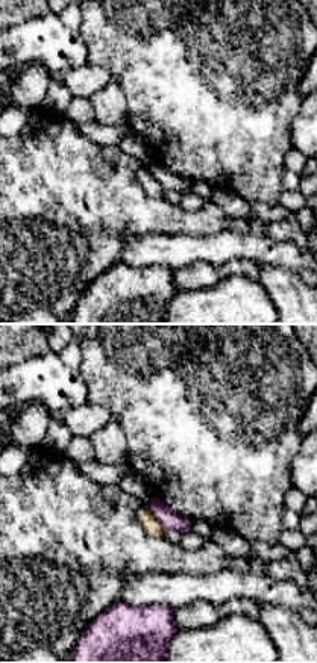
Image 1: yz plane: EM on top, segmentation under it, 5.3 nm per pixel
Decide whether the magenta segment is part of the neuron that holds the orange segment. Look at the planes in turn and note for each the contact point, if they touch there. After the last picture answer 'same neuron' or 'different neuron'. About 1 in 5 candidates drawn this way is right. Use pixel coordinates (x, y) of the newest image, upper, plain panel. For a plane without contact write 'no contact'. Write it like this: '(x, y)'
(155, 179)

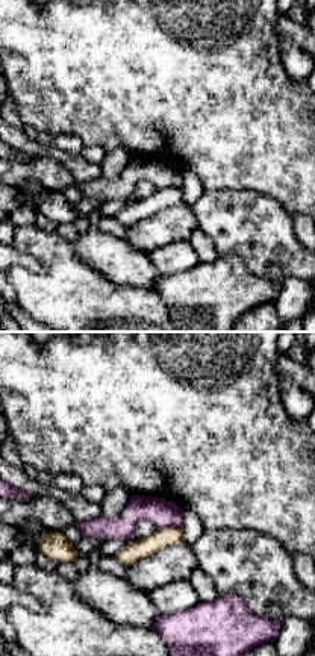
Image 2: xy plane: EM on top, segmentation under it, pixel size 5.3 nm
(170, 188)

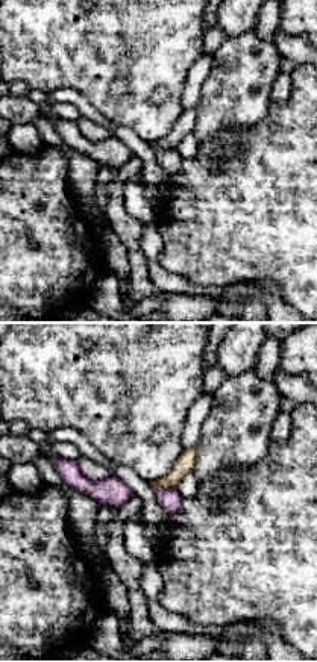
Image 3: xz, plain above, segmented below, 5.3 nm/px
(166, 150)

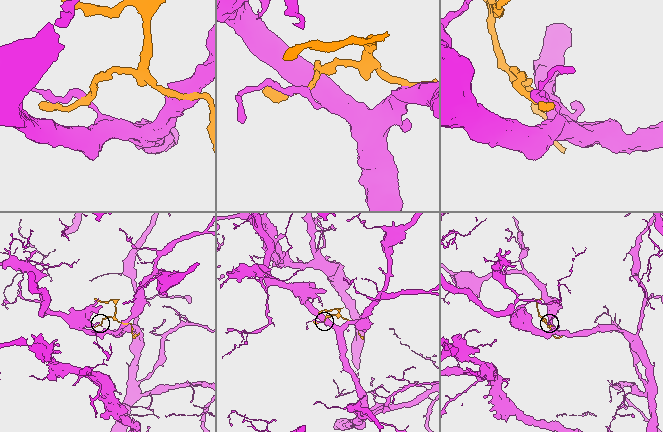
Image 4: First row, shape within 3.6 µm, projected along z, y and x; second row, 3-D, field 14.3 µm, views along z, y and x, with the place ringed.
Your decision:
different neuron

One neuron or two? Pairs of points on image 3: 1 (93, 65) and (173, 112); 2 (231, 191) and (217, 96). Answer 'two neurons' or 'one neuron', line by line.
1: one neuron
2: two neurons

